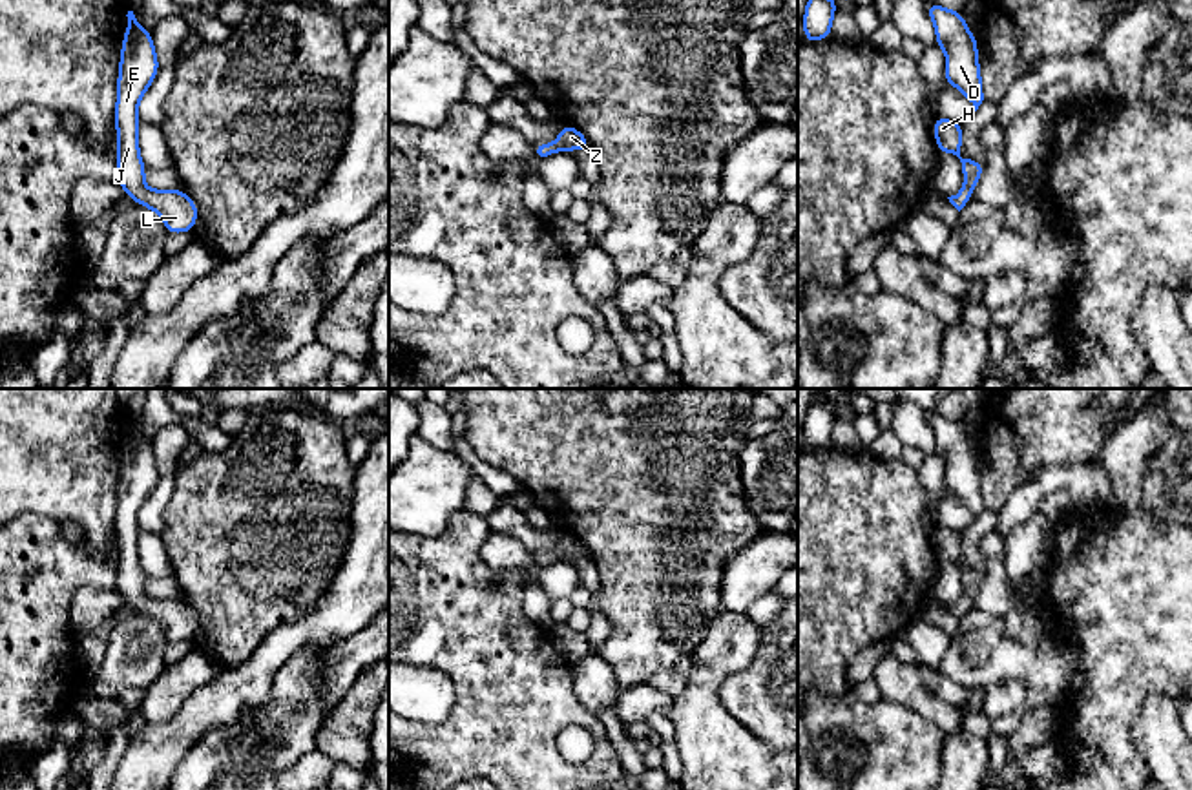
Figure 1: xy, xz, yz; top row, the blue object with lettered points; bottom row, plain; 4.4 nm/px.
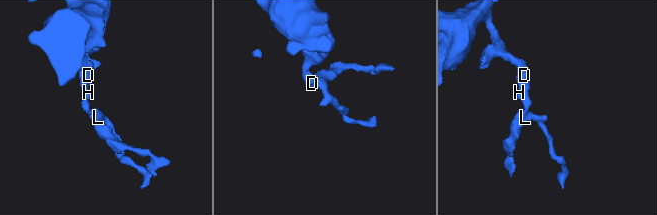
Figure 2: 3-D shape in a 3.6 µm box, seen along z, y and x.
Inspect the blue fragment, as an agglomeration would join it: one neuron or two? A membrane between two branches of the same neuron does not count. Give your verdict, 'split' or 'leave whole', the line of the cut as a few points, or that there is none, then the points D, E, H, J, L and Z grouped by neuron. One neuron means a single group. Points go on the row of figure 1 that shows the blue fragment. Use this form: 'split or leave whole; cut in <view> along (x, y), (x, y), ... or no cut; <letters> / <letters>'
leave whole; no cut; D E H J L Z

